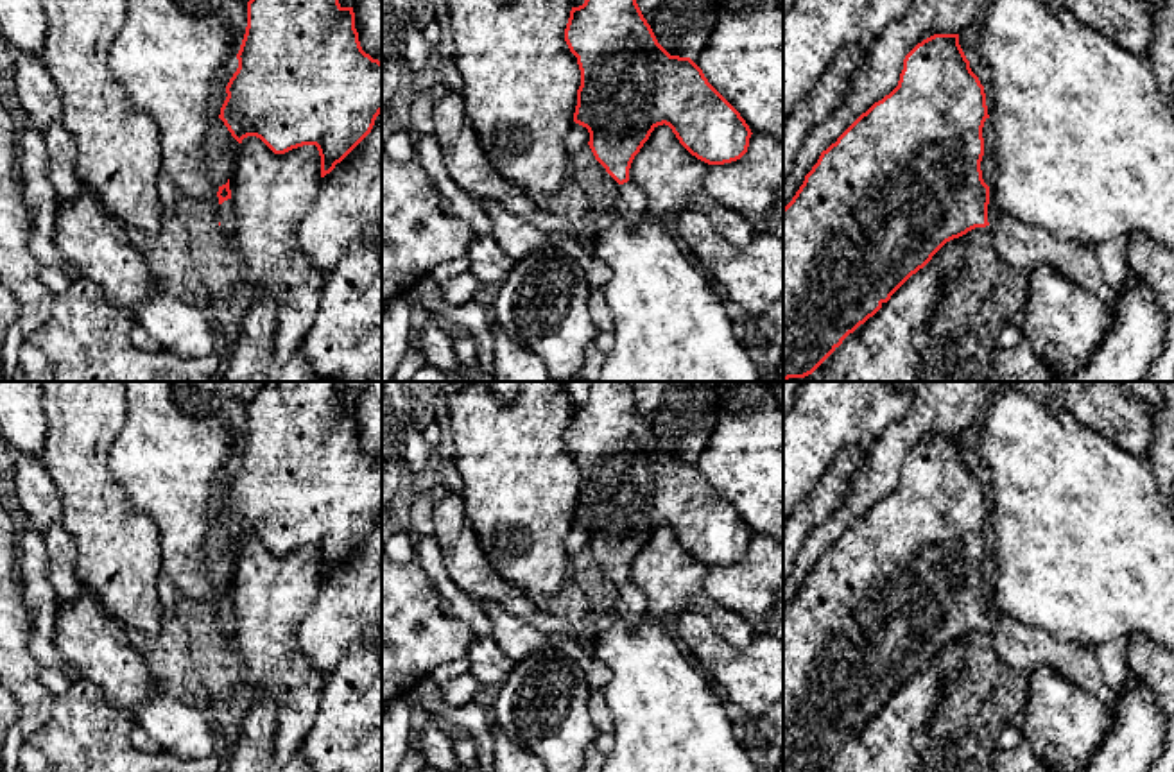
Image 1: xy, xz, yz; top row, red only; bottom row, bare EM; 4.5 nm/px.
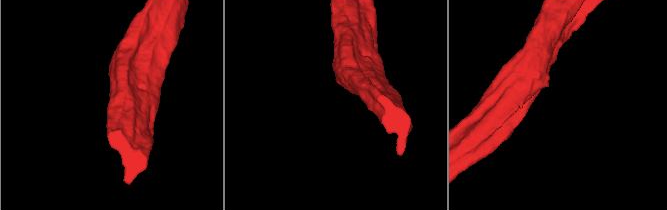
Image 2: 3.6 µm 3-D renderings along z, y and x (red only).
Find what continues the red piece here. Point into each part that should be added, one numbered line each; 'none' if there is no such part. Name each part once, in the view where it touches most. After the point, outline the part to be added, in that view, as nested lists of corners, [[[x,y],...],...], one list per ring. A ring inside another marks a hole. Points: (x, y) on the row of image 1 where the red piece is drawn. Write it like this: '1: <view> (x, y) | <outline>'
1: yz (1020, 244) | [[[993,201],[988,206],[988,222],[998,256],[1007,265],[1014,269],[1050,265],[1077,281],[1084,292],[1093,296],[1104,292],[1093,245],[1061,240],[1045,227],[1007,215]]]

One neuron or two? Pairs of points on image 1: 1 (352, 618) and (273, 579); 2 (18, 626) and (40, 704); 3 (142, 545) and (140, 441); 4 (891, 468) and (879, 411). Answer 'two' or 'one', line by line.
1: two
2: one
3: two
4: two

